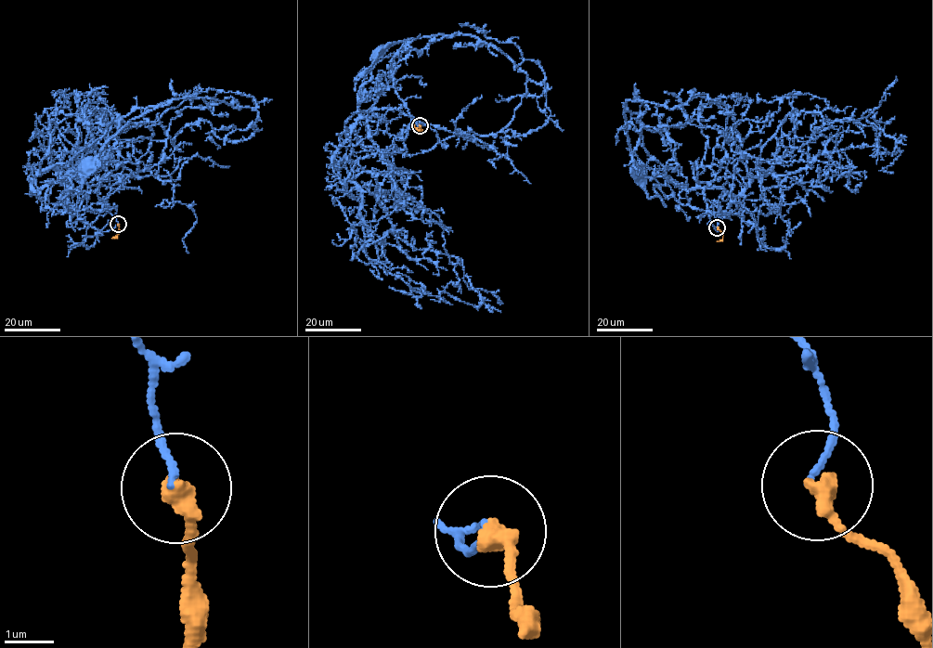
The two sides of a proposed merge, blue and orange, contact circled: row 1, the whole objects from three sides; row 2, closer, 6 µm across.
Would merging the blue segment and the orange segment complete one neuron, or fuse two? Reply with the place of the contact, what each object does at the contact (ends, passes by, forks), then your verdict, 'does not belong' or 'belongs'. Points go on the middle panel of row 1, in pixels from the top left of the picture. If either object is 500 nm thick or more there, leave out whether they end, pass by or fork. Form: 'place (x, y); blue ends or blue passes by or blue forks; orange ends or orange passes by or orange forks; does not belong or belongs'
place (420, 125); blue ends; orange ends; does not belong

